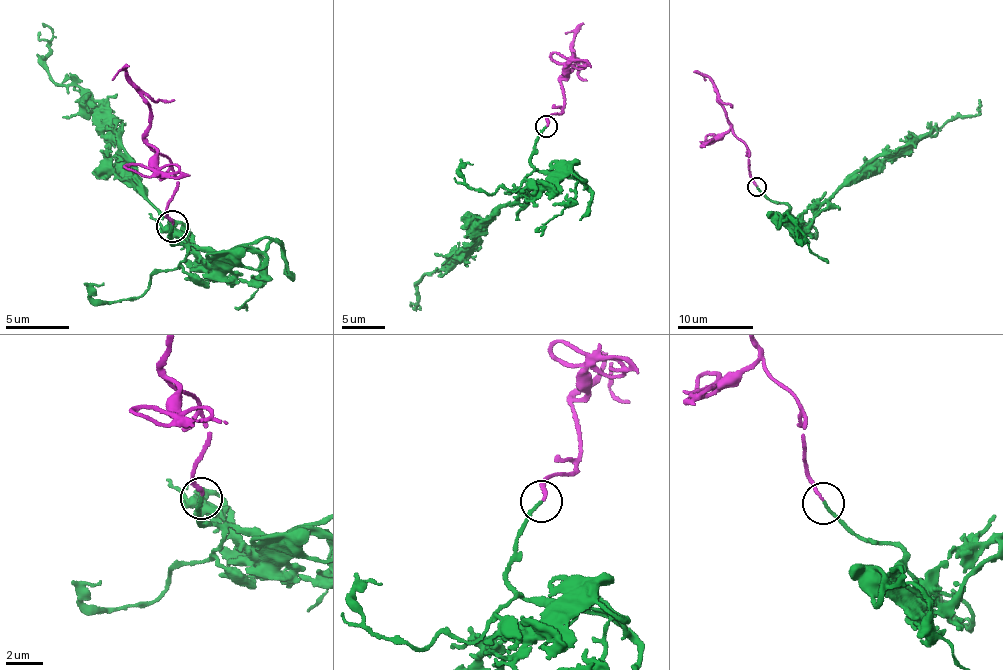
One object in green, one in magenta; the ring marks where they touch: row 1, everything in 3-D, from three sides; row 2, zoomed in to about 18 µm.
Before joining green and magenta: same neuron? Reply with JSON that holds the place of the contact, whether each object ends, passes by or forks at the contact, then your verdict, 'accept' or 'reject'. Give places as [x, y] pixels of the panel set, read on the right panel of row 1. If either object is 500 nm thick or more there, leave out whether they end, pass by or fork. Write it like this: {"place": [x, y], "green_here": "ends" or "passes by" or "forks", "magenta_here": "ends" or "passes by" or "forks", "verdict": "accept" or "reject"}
{"place": [756, 187], "green_here": "ends", "magenta_here": "ends", "verdict": "accept"}

